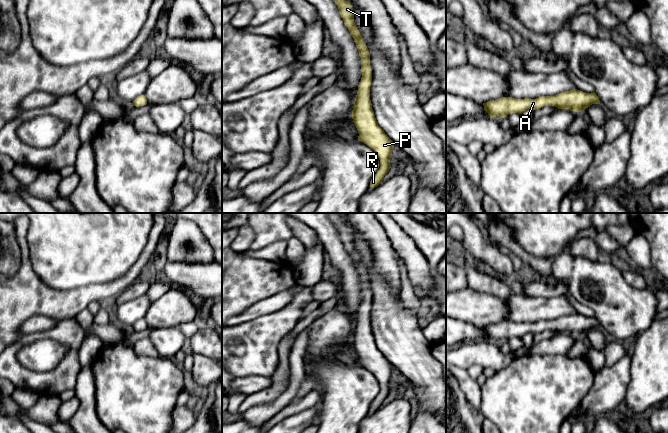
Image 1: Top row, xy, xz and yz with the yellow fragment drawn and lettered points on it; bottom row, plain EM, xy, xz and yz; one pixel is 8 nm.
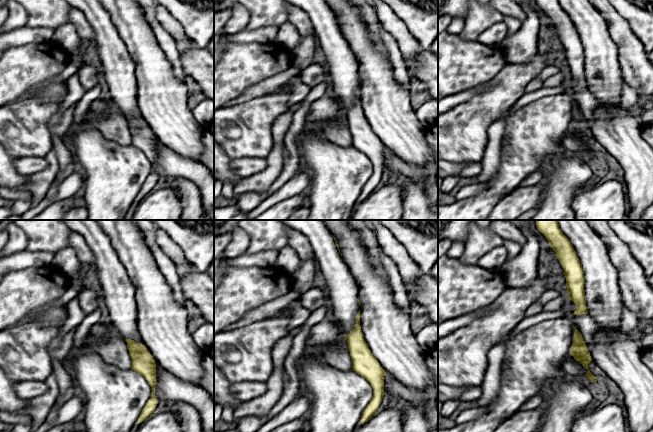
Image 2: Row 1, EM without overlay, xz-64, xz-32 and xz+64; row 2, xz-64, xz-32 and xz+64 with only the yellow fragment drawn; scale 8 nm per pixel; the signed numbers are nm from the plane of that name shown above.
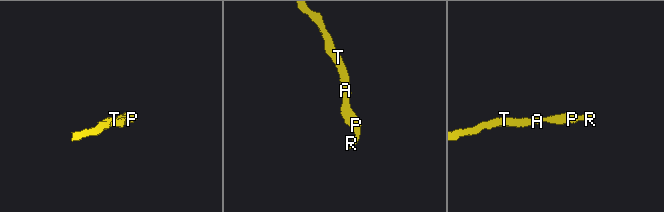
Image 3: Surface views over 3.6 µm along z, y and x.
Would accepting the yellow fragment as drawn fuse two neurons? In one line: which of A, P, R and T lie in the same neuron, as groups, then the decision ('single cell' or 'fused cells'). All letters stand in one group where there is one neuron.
A P R T | single cell

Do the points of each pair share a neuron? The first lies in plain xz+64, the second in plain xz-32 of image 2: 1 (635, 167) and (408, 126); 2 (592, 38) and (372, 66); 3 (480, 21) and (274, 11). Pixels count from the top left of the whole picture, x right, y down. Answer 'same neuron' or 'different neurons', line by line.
1: same neuron
2: same neuron
3: same neuron

